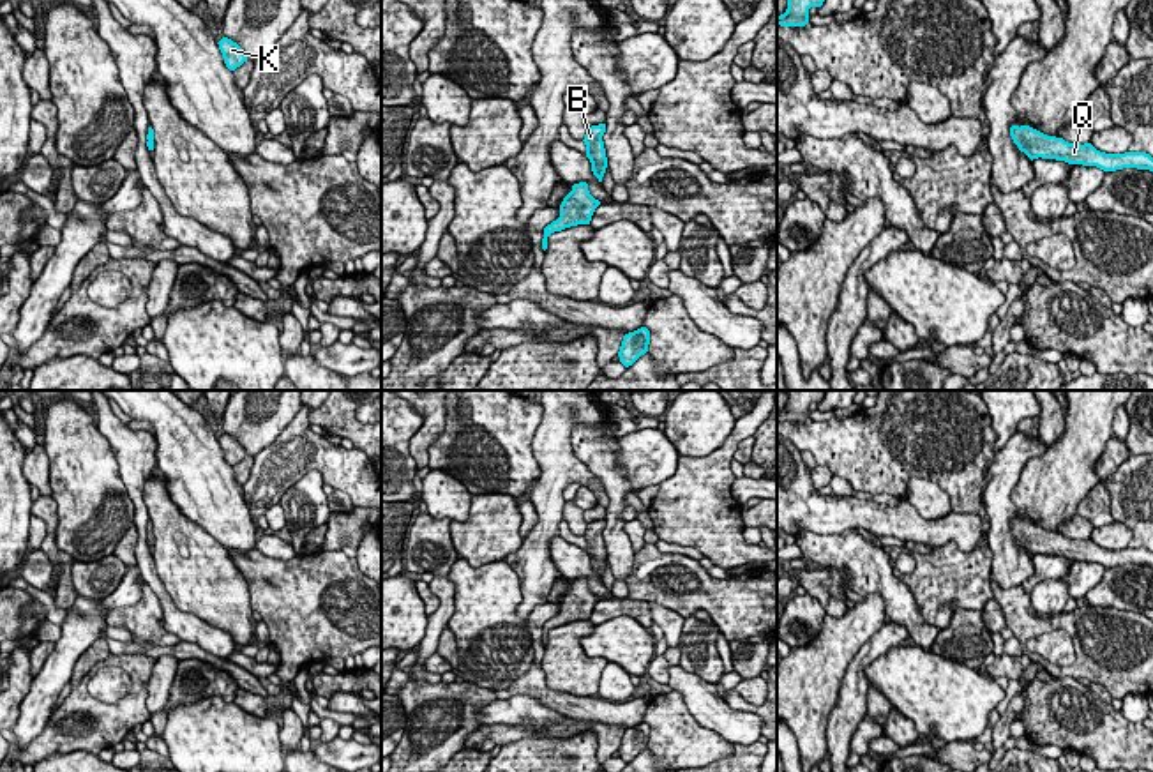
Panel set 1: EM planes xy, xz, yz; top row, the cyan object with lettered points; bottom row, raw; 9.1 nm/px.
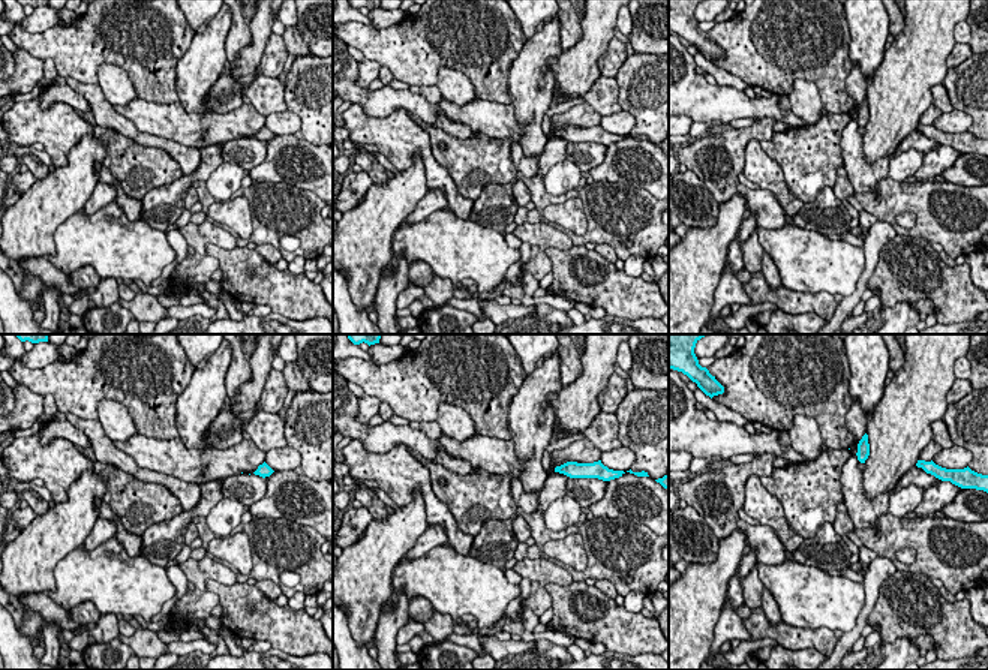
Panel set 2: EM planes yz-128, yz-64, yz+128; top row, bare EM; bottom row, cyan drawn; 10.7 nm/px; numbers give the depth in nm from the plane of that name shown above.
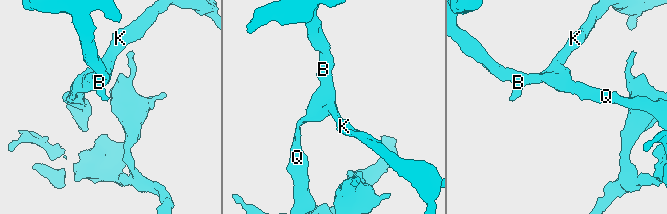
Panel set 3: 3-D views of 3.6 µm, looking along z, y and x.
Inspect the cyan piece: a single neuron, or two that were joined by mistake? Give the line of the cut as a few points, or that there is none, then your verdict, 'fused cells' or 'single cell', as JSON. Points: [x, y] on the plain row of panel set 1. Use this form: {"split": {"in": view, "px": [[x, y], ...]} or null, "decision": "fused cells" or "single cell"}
{"split": {"in": "yz", "px": [[1019, 523], [1019, 536], [1016, 539]]}, "decision": "fused cells"}

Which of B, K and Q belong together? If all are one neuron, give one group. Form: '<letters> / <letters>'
B K / Q

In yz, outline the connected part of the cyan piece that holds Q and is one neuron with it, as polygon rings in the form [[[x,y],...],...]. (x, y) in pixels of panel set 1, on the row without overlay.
[[[1029,521],[1019,523],[1019,546],[1033,555],[1056,555],[1068,560],[1096,562],[1104,567],[1137,564],[1153,567],[1153,553],[1146,548],[1105,549],[1091,539],[1068,539],[1063,534],[1047,532]]]

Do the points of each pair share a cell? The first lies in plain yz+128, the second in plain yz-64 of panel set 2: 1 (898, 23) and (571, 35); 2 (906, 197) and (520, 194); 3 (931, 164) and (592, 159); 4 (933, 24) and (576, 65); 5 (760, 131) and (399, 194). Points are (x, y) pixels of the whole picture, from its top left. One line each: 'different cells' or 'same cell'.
1: same cell
2: different cells
3: same cell
4: same cell
5: different cells

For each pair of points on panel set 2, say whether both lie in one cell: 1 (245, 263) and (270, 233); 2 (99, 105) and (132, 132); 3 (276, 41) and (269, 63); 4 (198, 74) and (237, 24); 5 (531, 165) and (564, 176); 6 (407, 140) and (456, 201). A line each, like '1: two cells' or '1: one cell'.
1: two cells
2: one cell
3: one cell
4: two cells
5: two cells
6: one cell

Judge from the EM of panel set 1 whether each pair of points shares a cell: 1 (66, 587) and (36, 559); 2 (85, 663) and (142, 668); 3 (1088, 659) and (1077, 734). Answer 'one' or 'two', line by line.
1: two
2: two
3: two

